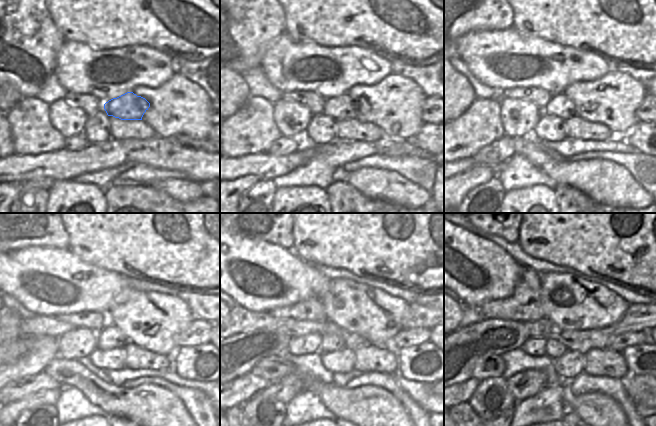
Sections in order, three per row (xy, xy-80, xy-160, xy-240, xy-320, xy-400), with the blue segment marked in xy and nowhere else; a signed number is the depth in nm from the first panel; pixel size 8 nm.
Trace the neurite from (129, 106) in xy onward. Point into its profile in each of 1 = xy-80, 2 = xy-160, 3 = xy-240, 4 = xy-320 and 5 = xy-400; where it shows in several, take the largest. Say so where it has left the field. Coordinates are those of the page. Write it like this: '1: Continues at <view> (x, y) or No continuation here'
1: Continues at xy-80 (342, 107)
2: Continues at xy-160 (560, 106)
3: Continues at xy-240 (110, 336)
4: Continues at xy-320 (330, 343)
5: Continues at xy-400 (554, 349)

